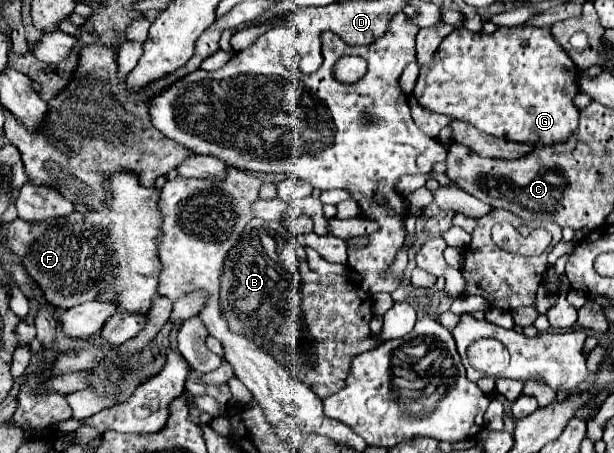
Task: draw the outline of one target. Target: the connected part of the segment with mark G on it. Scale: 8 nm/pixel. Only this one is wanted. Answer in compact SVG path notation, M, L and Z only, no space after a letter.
M526 24L512 28L500 26L492 34L456 28L450 36L446 36L446 40L442 40L434 64L420 70L414 96L432 112L466 120L474 128L498 138L540 148L566 142L578 128L580 110L574 104L574 96L578 94L578 74L572 72L576 72L576 64L546 28Z

